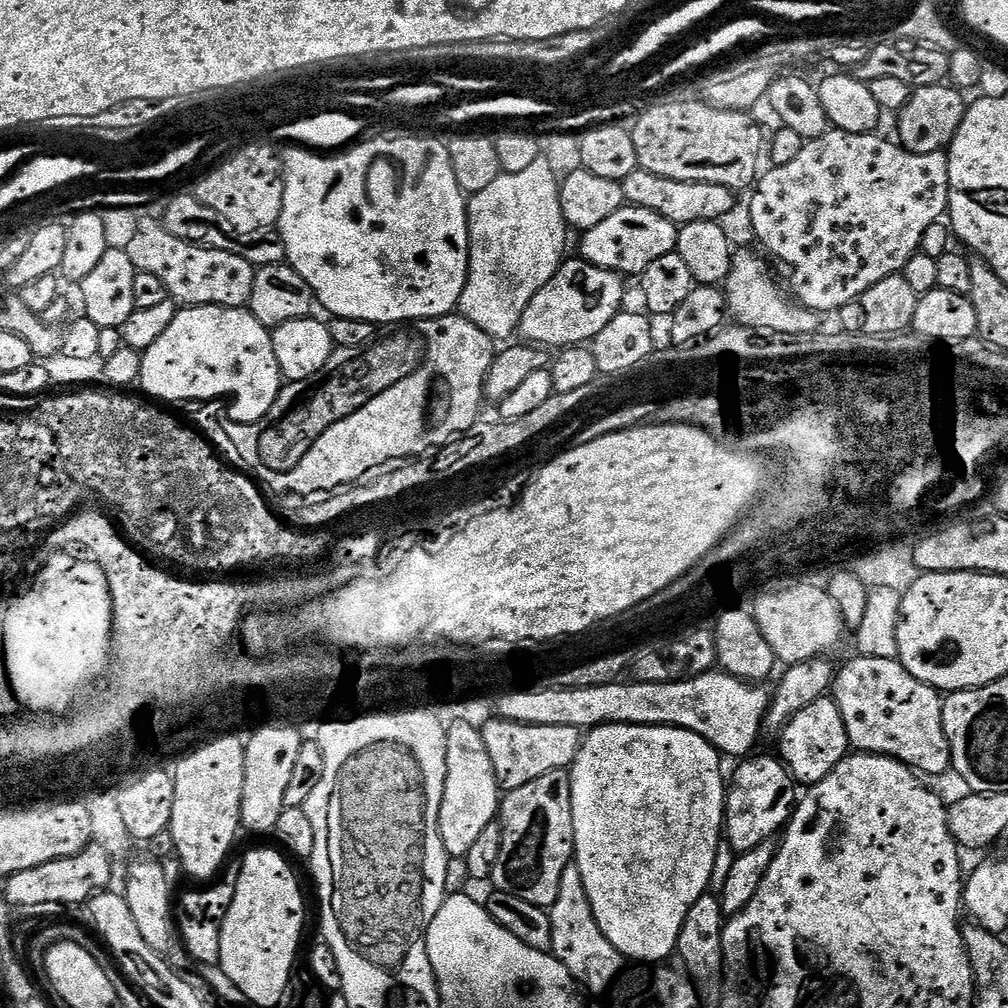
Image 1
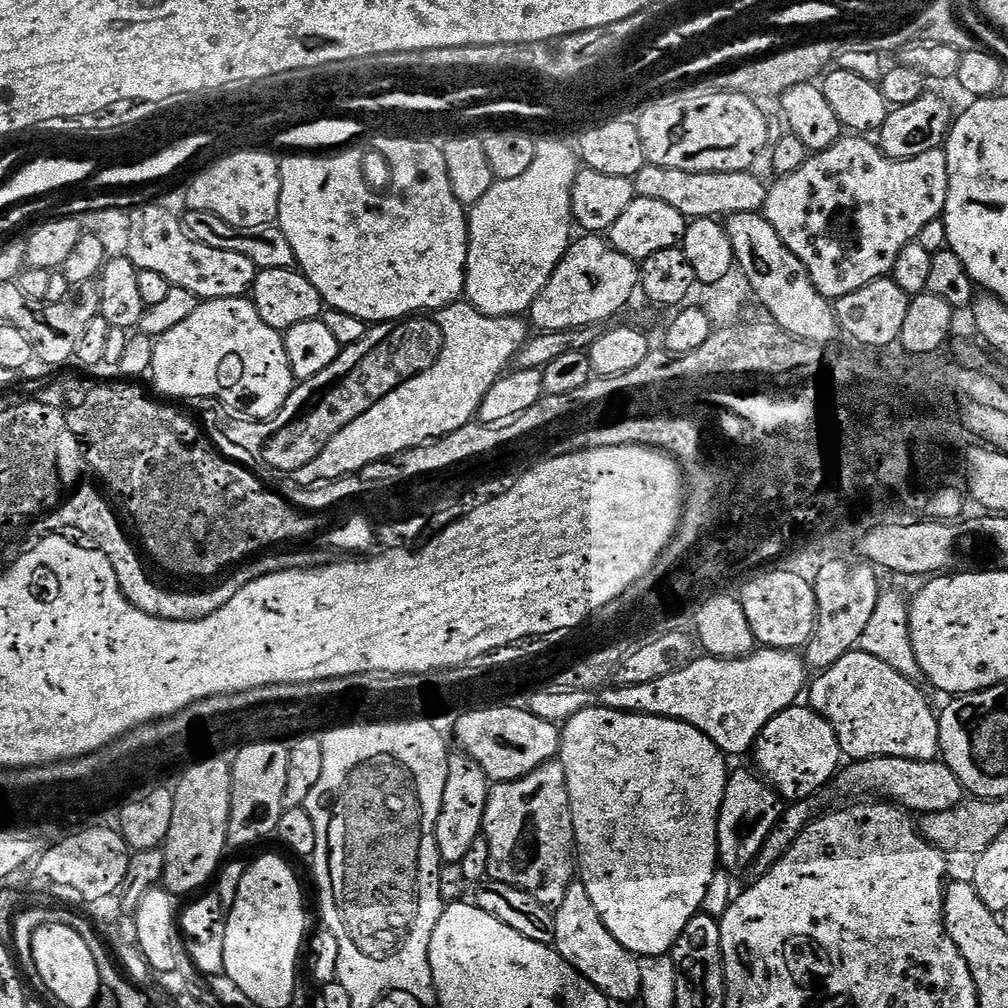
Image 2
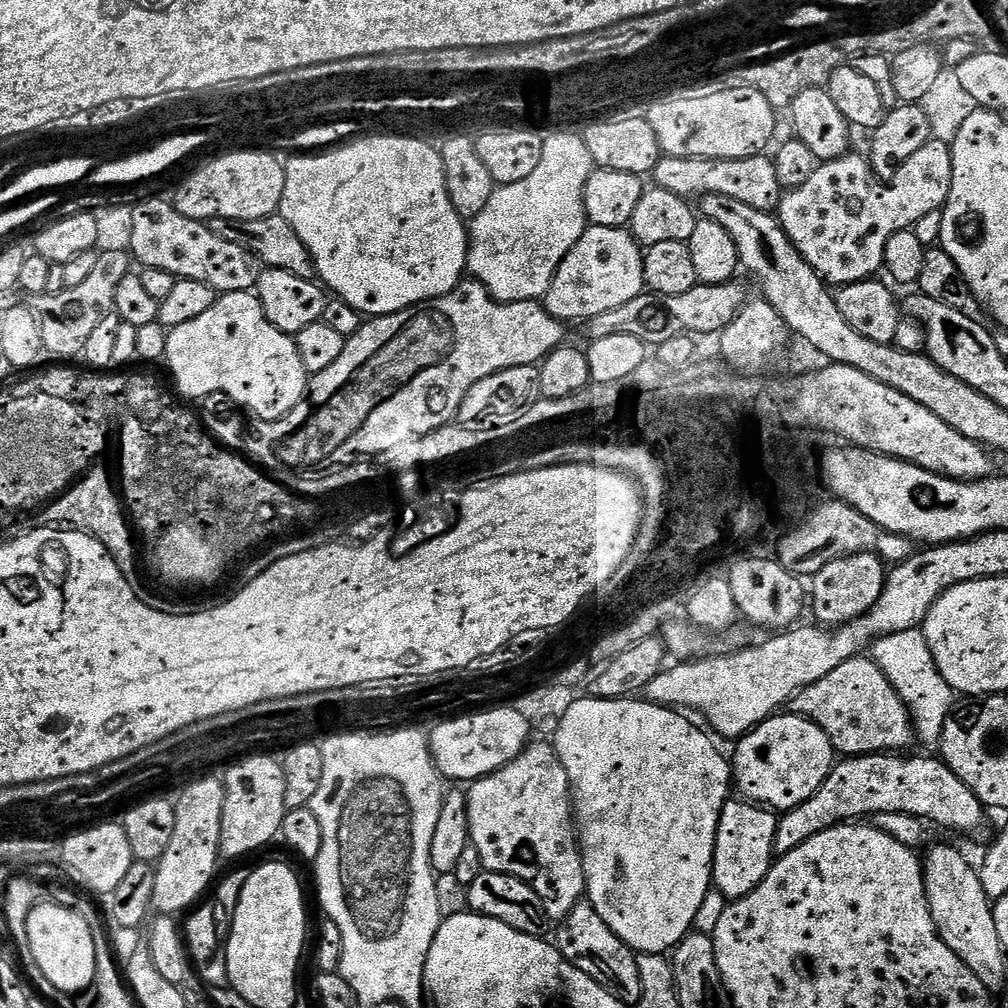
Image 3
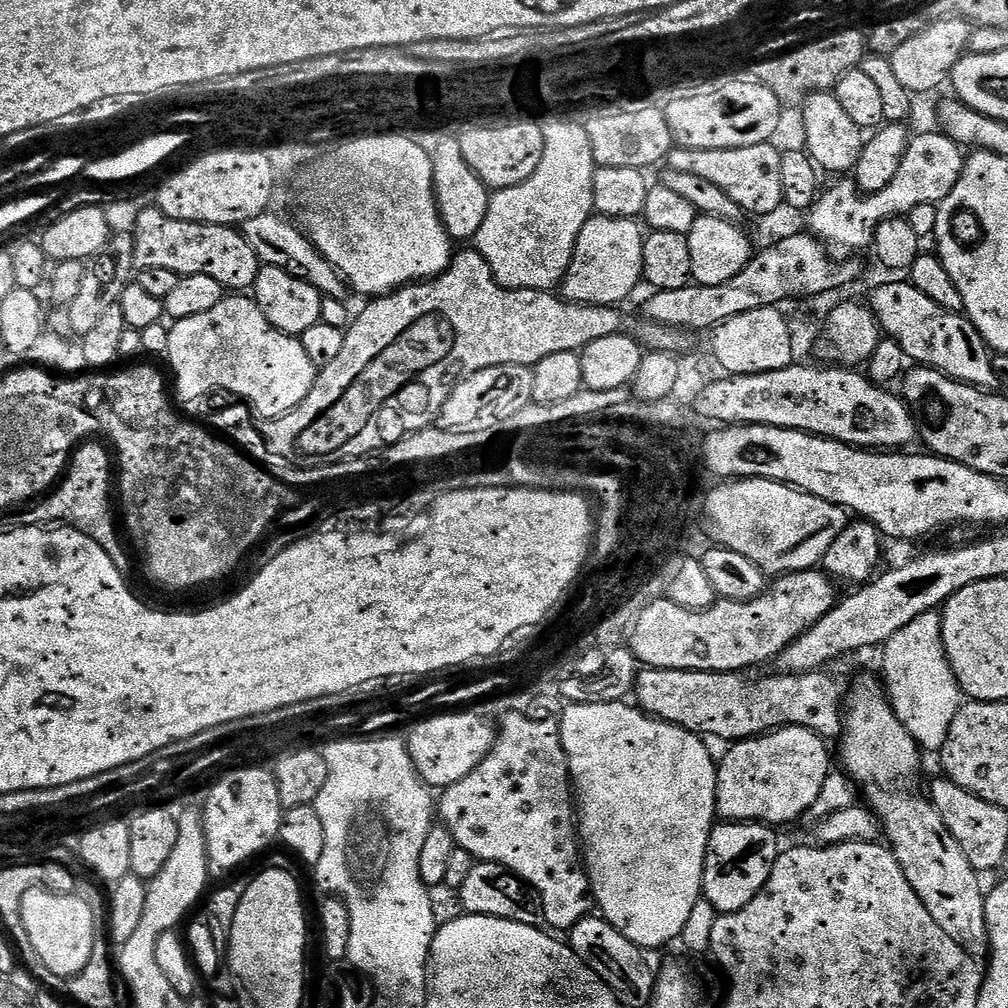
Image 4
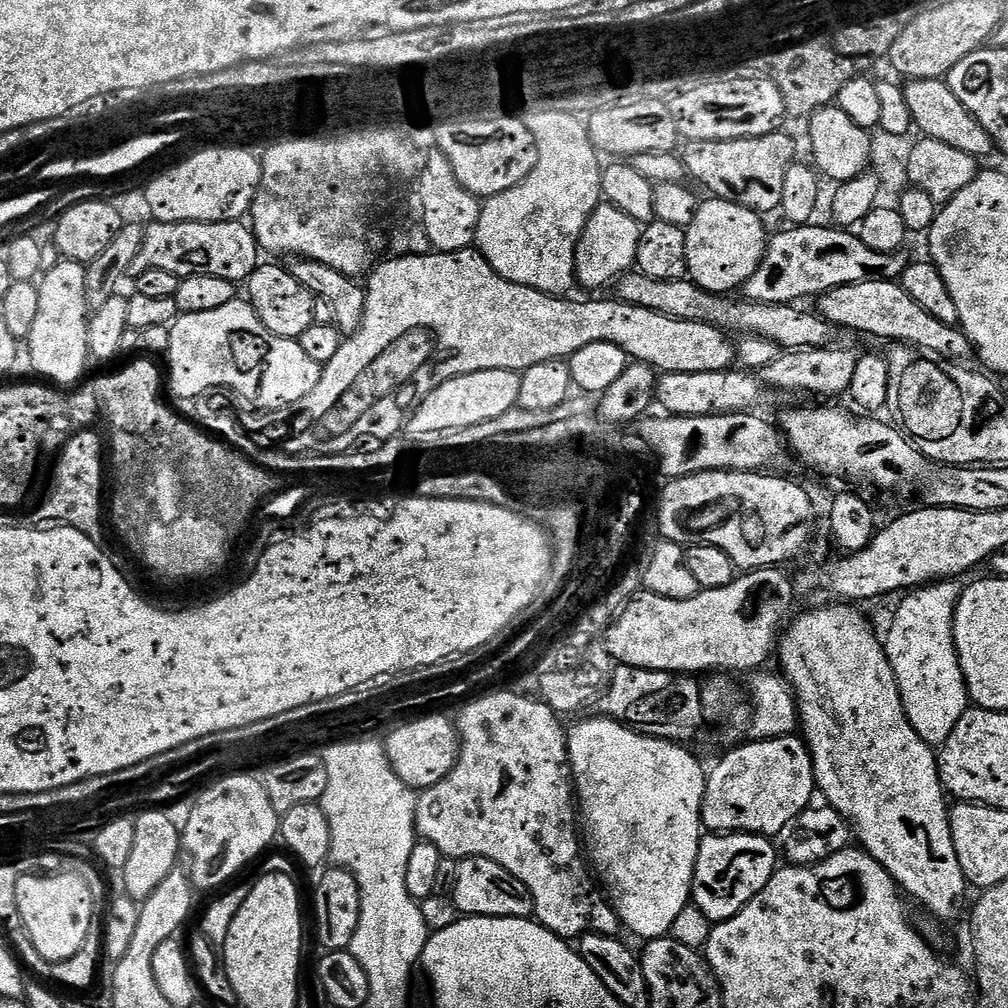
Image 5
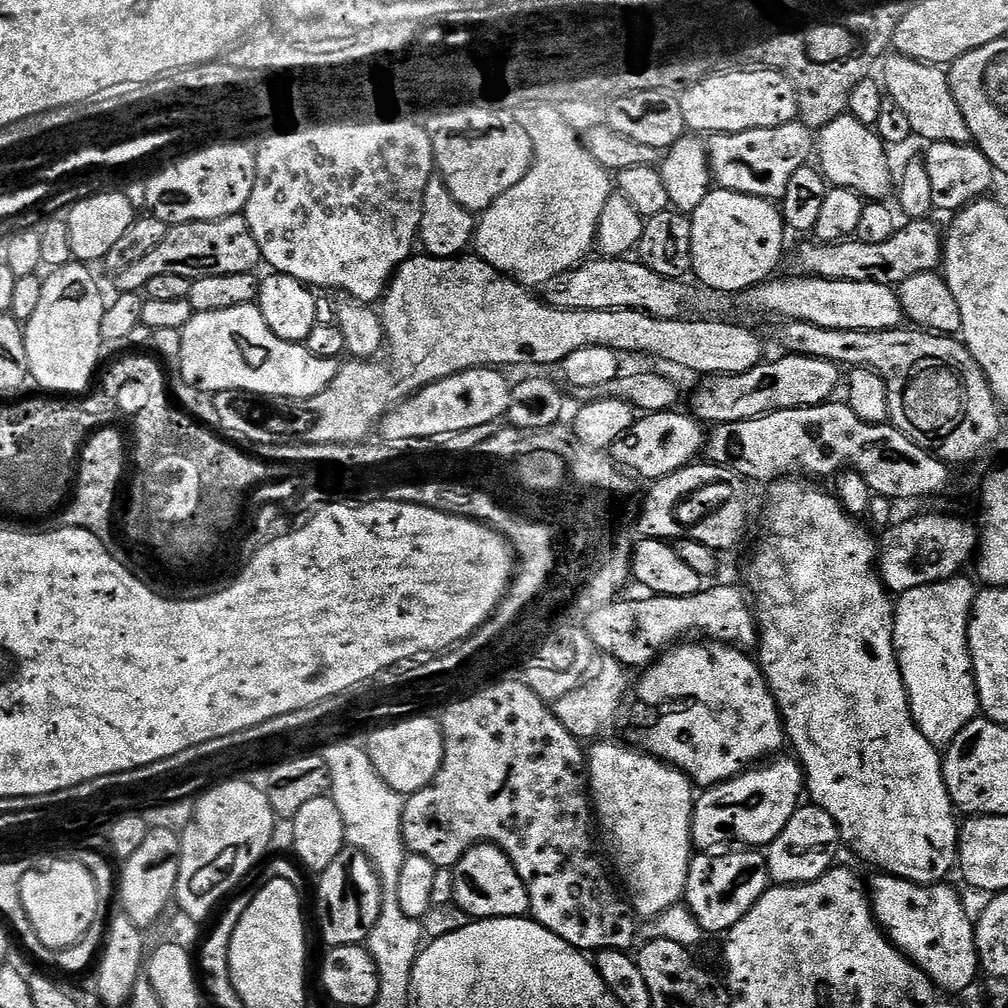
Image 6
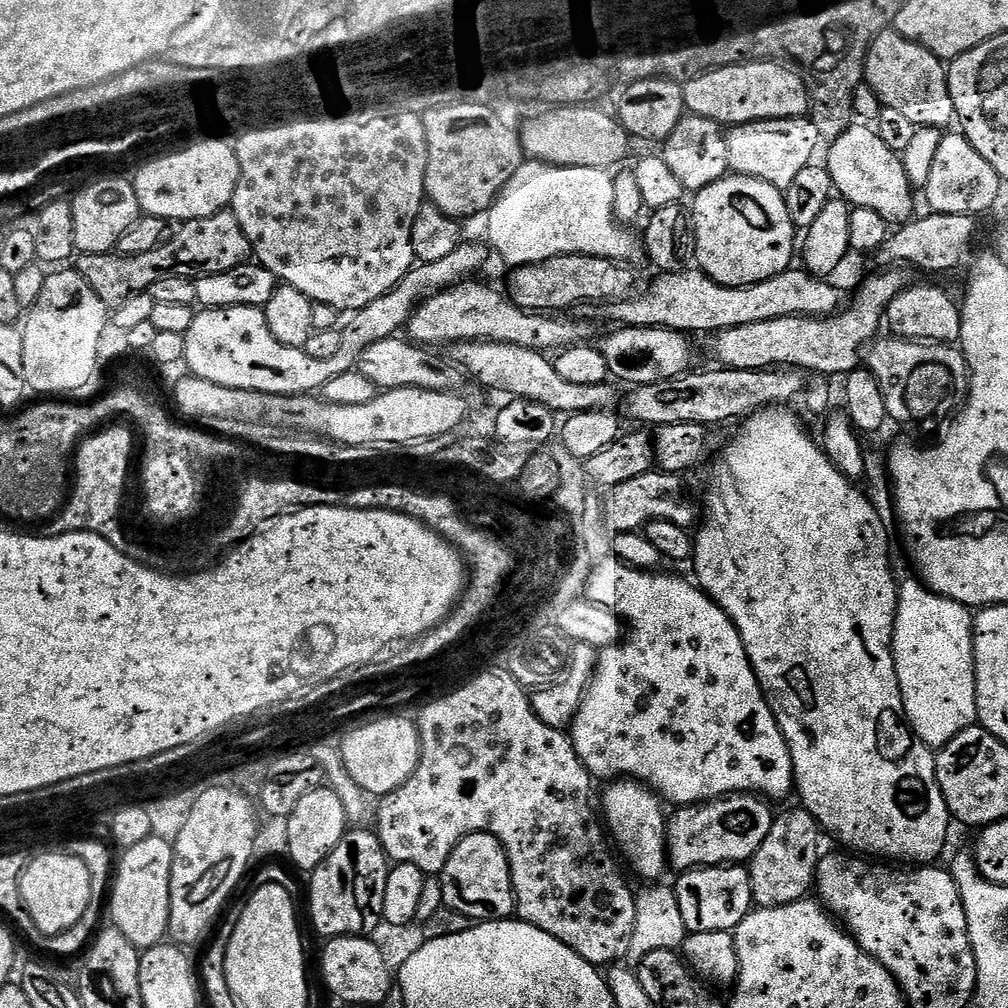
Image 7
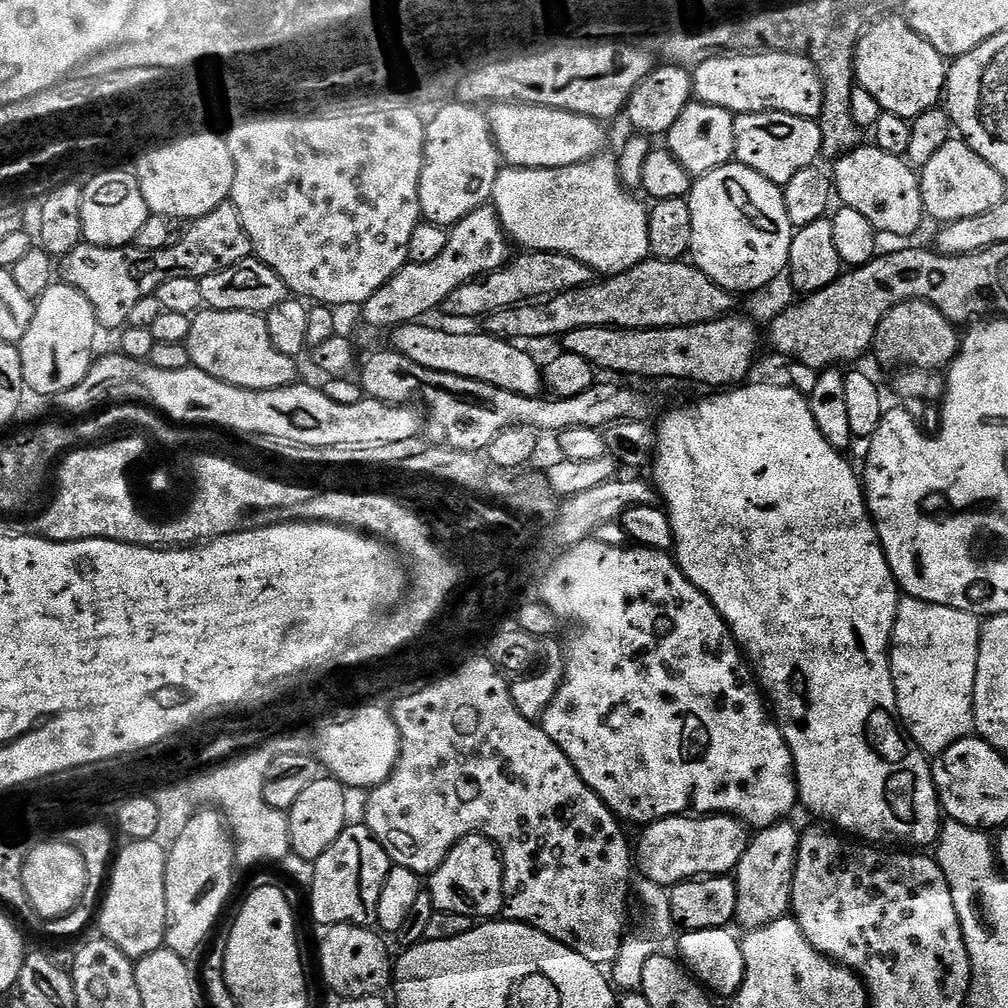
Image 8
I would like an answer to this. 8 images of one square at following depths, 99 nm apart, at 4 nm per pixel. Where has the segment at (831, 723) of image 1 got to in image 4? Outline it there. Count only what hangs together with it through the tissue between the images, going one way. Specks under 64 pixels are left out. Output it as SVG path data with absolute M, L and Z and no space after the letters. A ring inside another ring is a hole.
M779 728L776 732L767 732L765 736L753 738L750 740L737 740L731 745L732 748L724 757L719 757L718 767L716 769L716 815L724 822L751 822L754 824L767 824L769 826L781 826L788 824L791 820L803 817L814 806L814 798L818 798L819 792L822 791L822 782L826 782L830 771L828 765L828 748L825 737L820 736L817 732L811 732L808 728Z

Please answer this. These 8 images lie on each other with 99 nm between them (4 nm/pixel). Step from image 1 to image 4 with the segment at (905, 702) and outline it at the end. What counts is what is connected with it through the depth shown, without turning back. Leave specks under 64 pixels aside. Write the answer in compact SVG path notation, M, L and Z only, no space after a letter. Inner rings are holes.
M645 667L643 671L637 675L636 678L636 687L634 689L634 700L637 705L643 711L647 712L649 716L657 719L657 720L664 720L667 724L677 724L678 726L682 726L688 732L694 732L699 734L701 737L709 738L708 736L717 736L720 740L728 740L727 742L735 742L737 740L750 740L753 738L759 738L761 736L765 736L767 732L776 732L779 728L808 728L811 732L817 732L818 735L823 736L825 738L833 738L839 737L841 733L843 733L845 729L845 721L842 719L842 708L840 710L840 680L836 676L831 676L828 673L828 670L817 670L815 672L789 672L787 674L775 674L776 676L752 676L756 674L749 674L747 671L743 672L687 672L686 670L670 670L669 668L649 668Z

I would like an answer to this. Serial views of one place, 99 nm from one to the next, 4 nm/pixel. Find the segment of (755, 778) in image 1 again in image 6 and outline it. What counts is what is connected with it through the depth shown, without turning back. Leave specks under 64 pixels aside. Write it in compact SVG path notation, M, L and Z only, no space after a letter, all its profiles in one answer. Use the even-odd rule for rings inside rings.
M724 850L719 854L693 855L683 899L705 933L724 934L756 905L769 887L768 857L763 851Z

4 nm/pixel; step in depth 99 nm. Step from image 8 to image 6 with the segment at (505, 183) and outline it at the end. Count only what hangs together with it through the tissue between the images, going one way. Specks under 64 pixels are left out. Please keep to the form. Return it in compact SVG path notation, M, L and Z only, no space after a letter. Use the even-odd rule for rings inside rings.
M550 104L519 109L519 119L527 122L529 136L533 140L535 160L532 168L516 186L506 190L483 211L474 237L475 255L505 276L512 277L517 284L532 290L536 290L539 284L548 286L559 280L593 251L598 218L602 218L602 206L606 206L606 198L614 191L614 180L608 169L592 157L581 137L580 140L576 137L571 122L560 112L563 111L559 107Z

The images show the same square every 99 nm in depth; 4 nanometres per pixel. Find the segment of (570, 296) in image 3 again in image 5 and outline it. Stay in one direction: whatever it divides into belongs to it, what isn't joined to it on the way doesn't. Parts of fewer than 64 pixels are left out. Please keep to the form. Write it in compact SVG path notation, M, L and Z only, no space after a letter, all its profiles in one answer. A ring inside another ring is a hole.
M600 203L594 210L594 214L590 214L576 247L576 278L579 287L604 288L607 284L612 286L619 281L621 276L633 271L641 231L642 225L634 218L630 218L630 214L622 214L622 210L618 210L618 206L613 204Z

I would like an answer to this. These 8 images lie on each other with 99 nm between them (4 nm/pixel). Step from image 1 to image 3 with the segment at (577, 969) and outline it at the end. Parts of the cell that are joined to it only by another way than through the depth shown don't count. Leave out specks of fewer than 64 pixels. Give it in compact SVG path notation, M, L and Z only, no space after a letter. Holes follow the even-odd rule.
M581 902L570 910L566 919L559 921L554 943L561 954L582 974L590 974L594 982L598 982L614 998L618 998L625 1006L636 1006L642 994L642 980L639 978L637 953L624 944L618 936L598 916L598 911L589 902Z

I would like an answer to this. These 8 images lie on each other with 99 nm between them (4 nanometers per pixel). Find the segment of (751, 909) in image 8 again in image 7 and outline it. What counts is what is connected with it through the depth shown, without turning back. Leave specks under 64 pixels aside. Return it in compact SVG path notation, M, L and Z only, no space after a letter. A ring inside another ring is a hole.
M795 806L773 819L766 842L758 846L747 865L752 887L753 905L773 908L803 900L813 891L816 883L816 867L822 855L820 835L822 829L813 816L803 806Z

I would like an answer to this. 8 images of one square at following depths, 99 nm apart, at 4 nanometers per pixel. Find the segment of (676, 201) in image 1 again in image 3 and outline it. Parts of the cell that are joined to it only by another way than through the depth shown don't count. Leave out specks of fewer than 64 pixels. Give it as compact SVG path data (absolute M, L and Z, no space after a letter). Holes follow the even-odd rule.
M768 154L733 160L674 158L661 155L650 176L651 179L656 179L653 180L655 187L670 190L670 194L678 194L685 198L724 194L726 198L734 198L738 202L746 202L746 206L754 206L754 210L770 213L775 213L780 206L782 189L778 182L778 173L774 170L772 156Z

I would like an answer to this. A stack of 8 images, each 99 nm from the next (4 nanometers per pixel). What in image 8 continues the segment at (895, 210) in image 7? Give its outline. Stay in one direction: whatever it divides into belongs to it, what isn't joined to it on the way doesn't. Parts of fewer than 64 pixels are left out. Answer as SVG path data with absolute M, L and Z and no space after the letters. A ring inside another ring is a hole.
M861 146L835 161L834 192L839 203L870 218L877 233L912 236L926 220L917 169L904 156L895 156L877 146Z

